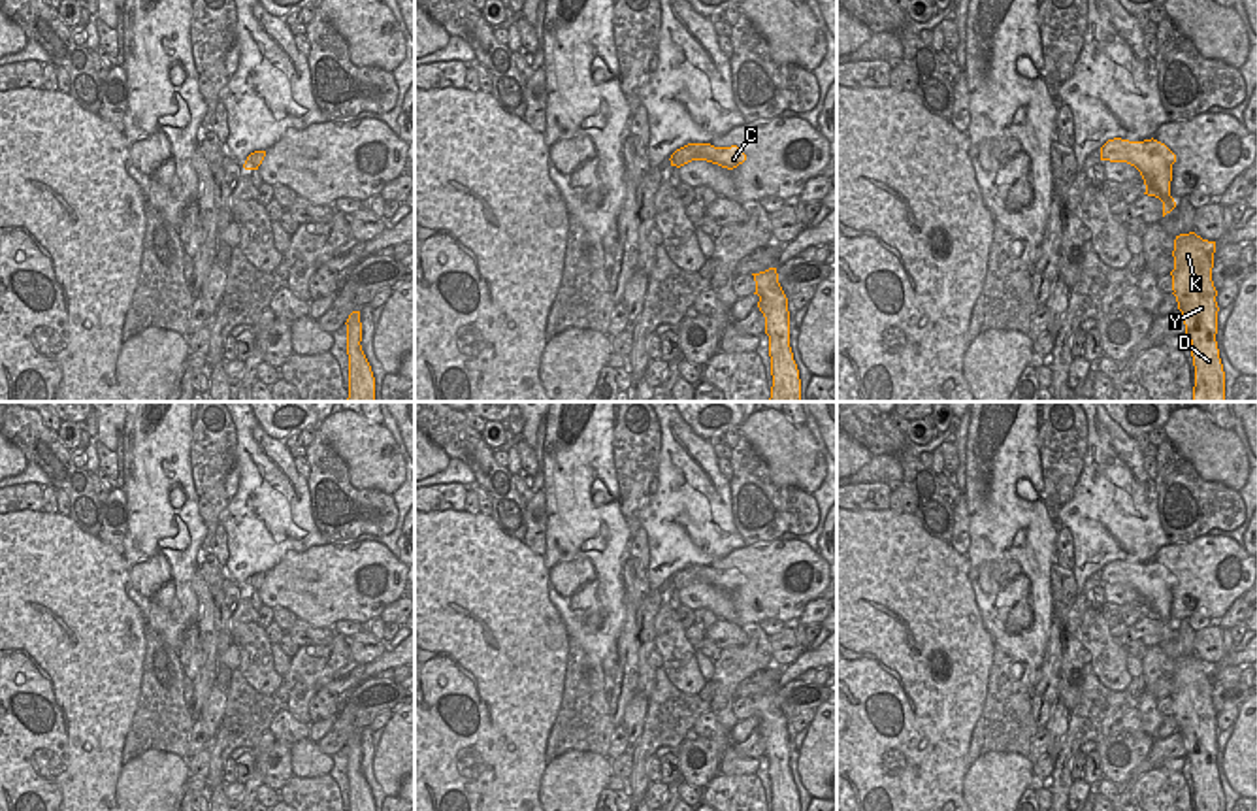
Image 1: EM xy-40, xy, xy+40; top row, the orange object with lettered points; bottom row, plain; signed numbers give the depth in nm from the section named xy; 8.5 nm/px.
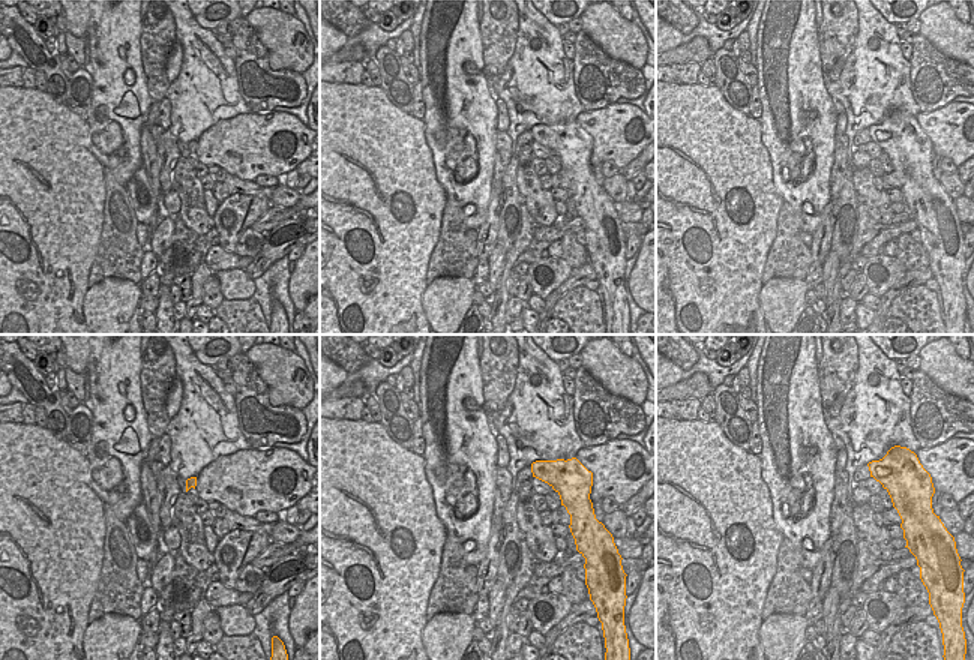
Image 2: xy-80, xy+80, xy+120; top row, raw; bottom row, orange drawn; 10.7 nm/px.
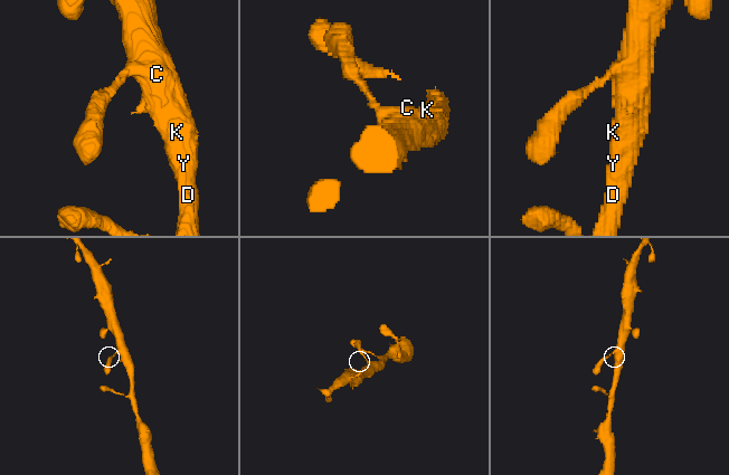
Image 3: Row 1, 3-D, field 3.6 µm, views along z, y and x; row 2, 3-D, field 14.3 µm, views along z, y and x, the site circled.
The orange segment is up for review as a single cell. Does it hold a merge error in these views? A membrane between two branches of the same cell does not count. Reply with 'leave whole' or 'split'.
leave whole

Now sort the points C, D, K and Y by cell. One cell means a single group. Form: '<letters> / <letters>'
C D K Y

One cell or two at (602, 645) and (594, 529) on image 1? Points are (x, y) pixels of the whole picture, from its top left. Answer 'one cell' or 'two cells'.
one cell

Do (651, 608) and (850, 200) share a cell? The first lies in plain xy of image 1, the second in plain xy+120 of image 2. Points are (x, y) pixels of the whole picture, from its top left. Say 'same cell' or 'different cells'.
same cell

